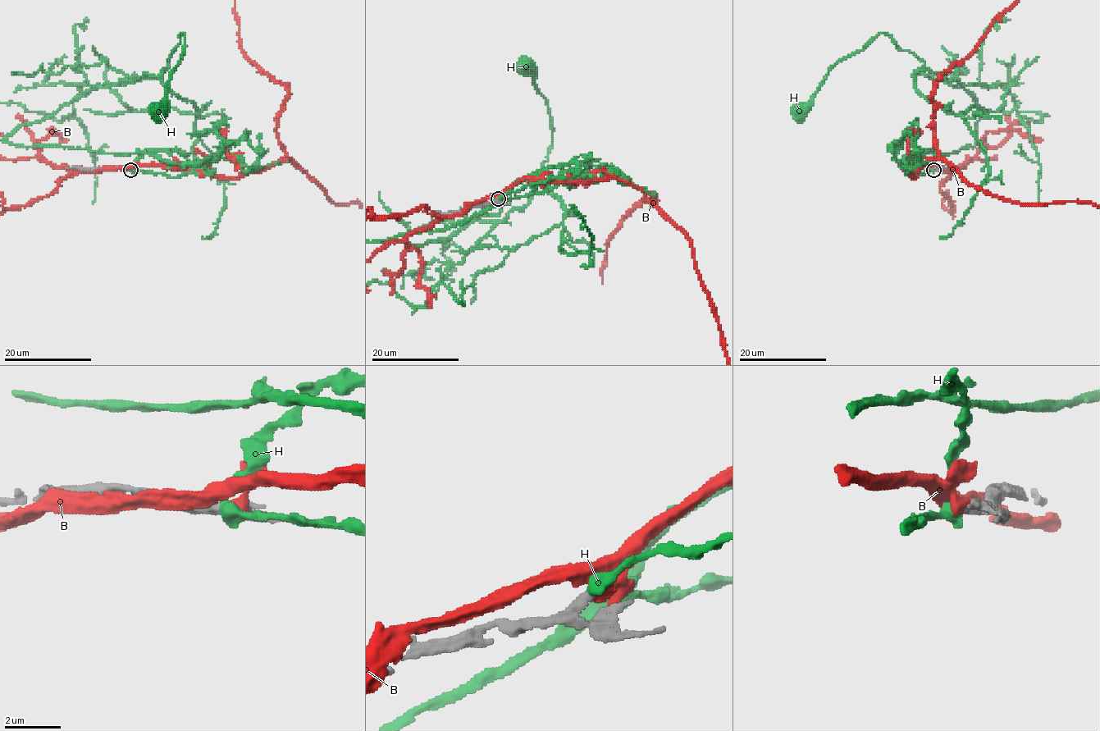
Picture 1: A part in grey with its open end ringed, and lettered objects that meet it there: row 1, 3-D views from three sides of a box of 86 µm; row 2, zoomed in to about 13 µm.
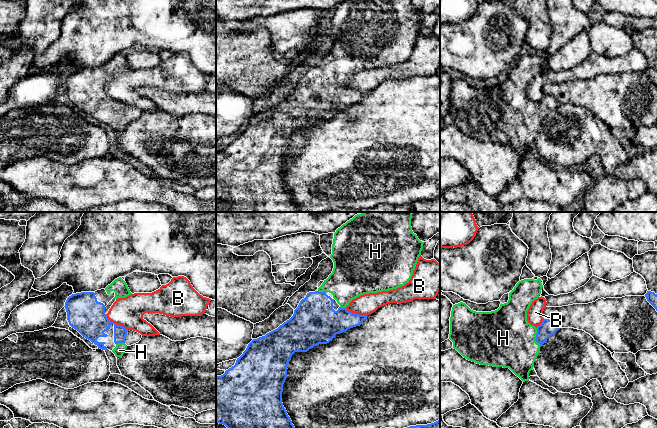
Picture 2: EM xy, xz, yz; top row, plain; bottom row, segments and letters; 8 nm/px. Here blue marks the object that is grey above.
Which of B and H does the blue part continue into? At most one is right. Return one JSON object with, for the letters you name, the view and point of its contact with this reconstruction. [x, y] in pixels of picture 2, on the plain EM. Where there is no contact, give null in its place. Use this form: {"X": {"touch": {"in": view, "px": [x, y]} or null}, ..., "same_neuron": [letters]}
{"H": {"touch": {"in": "yz", "px": [536, 113]}}, "same_neuron": ["H"]}

